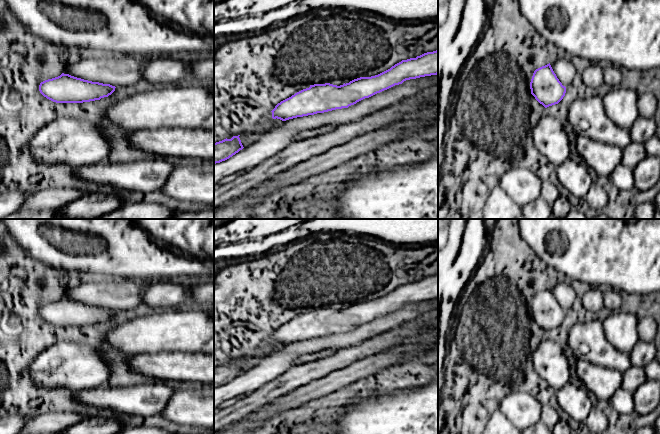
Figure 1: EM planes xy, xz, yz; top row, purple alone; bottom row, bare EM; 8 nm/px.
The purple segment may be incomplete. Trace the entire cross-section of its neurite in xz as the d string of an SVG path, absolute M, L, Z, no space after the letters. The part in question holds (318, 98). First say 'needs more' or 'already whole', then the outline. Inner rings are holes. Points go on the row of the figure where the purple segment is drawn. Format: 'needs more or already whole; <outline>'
already whole; M438 50L402 60L390 69L371 77L360 77L337 86L314 84L278 103L273 119L289 119L348 108L406 80L438 74Z

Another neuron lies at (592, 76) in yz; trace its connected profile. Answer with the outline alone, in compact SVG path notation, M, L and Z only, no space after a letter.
M592 63L581 74L583 83L594 89L597 89L604 83L602 64Z

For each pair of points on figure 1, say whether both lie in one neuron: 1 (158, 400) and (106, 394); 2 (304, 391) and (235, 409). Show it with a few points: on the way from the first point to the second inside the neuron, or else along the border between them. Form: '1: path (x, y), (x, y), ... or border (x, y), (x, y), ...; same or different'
1: path (145, 400), (119, 399); same
2: border (300, 386), (258, 408); different

